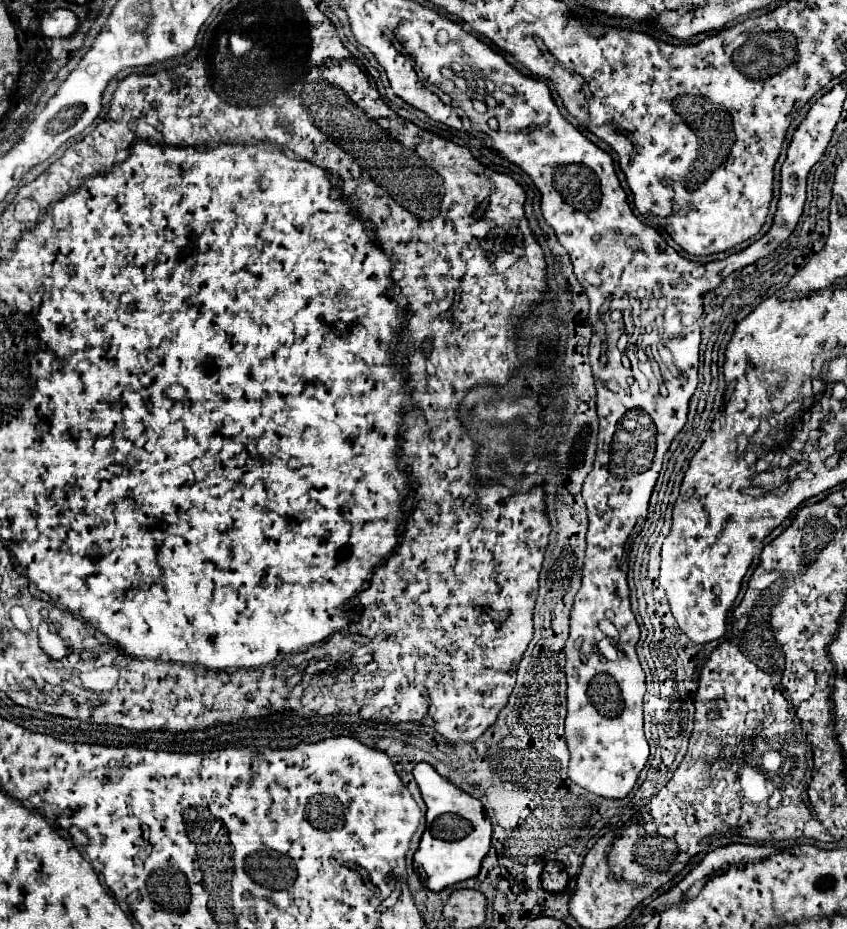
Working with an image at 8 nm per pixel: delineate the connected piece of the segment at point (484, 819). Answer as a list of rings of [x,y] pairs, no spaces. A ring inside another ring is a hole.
[[[427,762],[417,764],[413,776],[427,806],[427,828],[421,836],[421,844],[413,856],[413,862],[415,868],[423,872],[423,884],[429,890],[439,892],[455,882],[479,874],[481,860],[487,856],[491,846],[491,820],[479,800],[439,776]]]

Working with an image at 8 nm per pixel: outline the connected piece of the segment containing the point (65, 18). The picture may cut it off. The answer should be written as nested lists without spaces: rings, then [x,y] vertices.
[[[57,8],[57,10],[41,14],[39,30],[47,38],[67,38],[77,30],[77,24],[79,20],[71,10]]]

